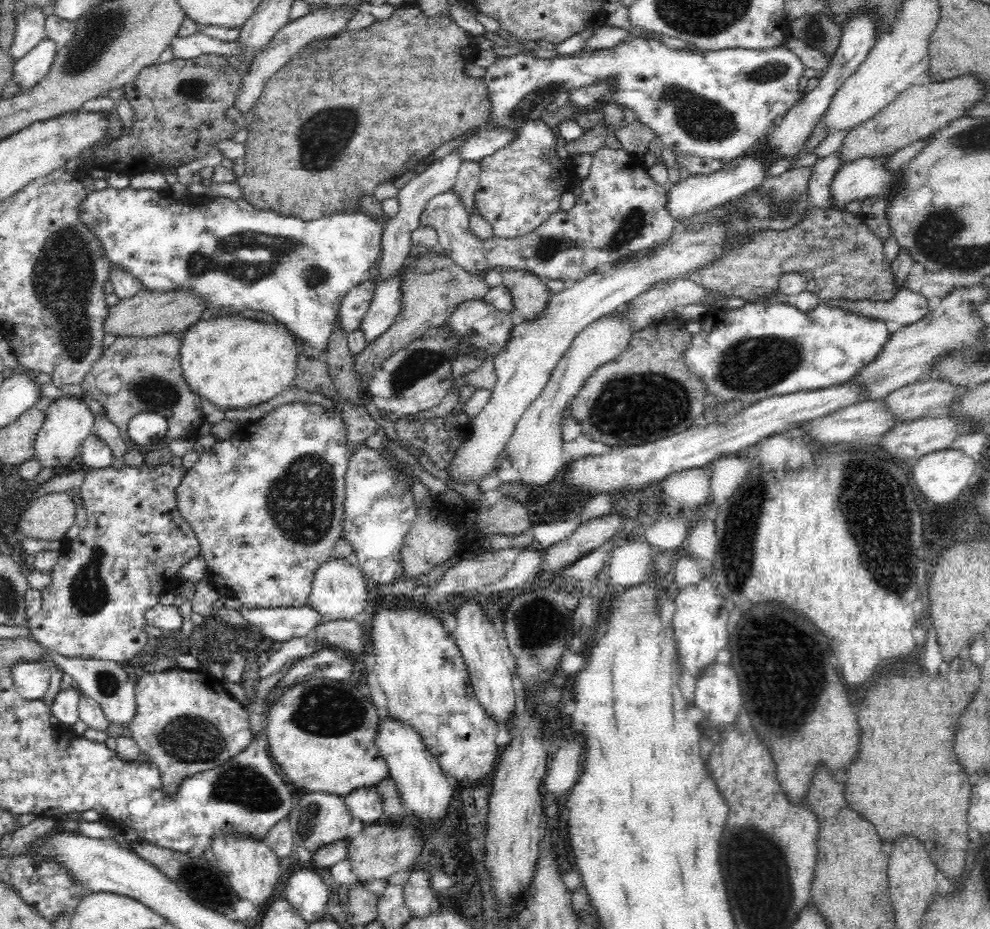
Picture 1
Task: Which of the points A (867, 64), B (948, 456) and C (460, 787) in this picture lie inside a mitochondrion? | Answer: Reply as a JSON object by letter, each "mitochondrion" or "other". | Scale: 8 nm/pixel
{"A":"other","B":"other","C":"other"}

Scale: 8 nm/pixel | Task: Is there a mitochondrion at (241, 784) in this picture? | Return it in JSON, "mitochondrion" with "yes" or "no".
{"mitochondrion":"yes"}

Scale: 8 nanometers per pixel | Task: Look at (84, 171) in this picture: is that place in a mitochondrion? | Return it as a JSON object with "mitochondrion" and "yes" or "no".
{"mitochondrion":"no"}

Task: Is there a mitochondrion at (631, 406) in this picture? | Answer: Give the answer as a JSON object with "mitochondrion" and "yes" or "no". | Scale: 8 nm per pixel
{"mitochondrion":"yes"}

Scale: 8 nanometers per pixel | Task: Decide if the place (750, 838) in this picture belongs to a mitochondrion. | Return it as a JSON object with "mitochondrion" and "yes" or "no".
{"mitochondrion":"yes"}

